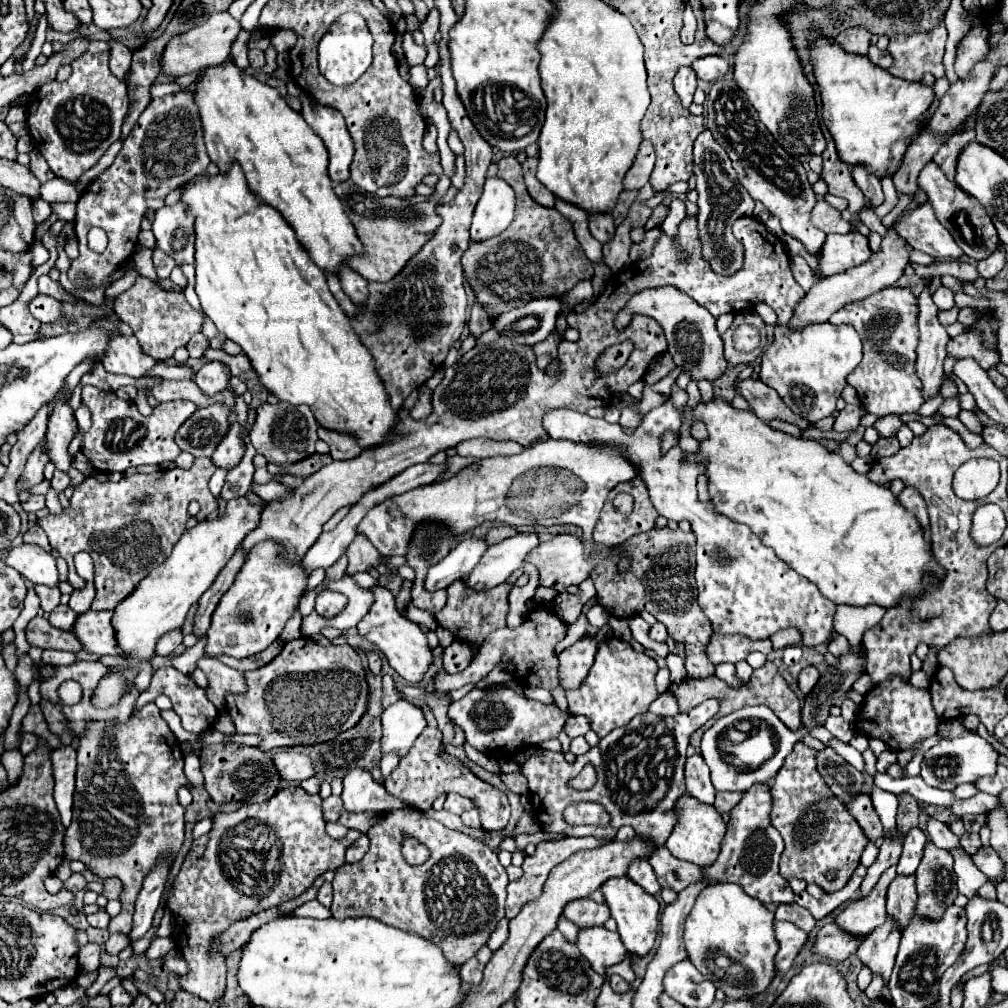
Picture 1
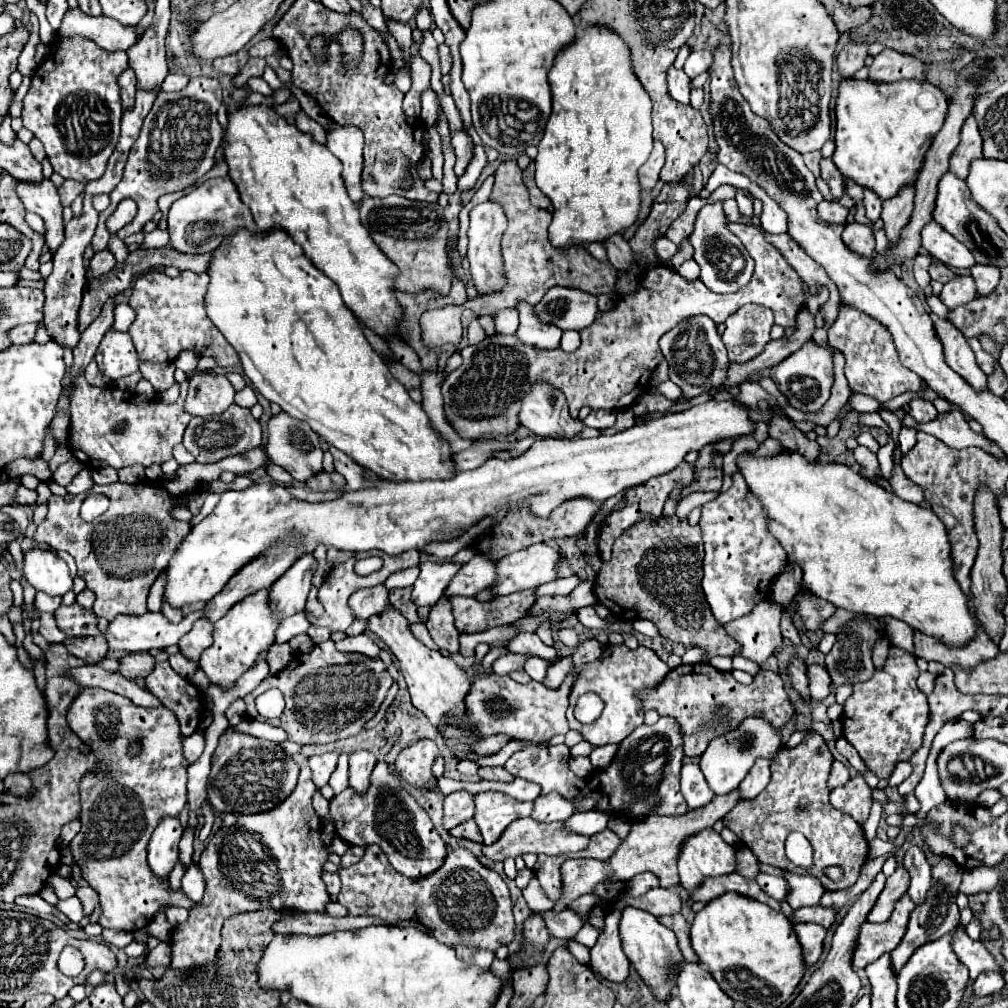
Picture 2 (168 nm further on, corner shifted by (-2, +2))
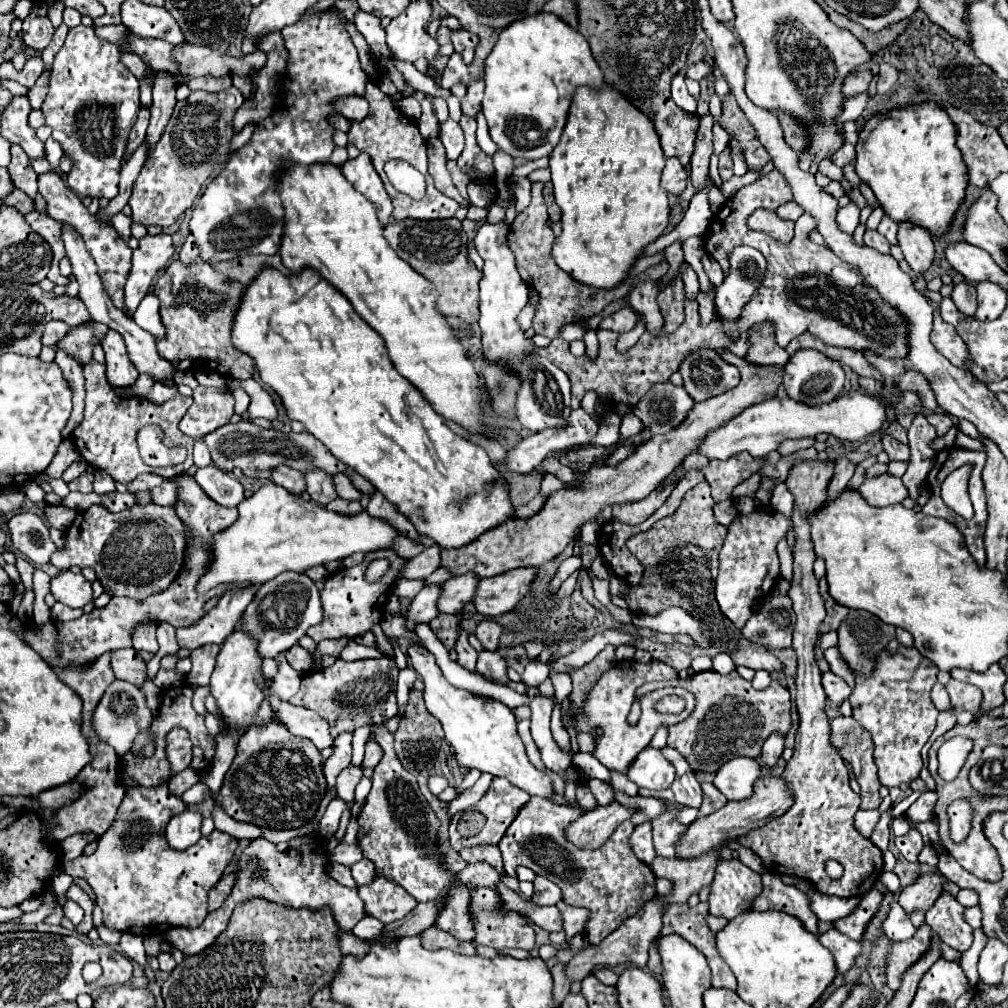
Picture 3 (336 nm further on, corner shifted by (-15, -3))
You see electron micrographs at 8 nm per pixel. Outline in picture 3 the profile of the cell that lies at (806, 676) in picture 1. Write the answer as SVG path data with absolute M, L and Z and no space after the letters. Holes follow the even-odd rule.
M825 672L823 674L823 688L825 688L825 694L831 702L835 704L841 704L843 700L849 698L851 694L851 688L847 686L847 682L839 676L835 676L833 672Z

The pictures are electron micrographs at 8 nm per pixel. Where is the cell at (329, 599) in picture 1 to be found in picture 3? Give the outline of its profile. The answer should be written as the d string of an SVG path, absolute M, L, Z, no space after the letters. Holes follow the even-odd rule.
M377 550L375 554L365 554L363 562L359 562L353 568L341 568L337 572L333 572L331 576L327 576L325 580L325 588L321 592L321 602L323 602L323 622L319 622L317 626L307 630L307 636L311 636L315 642L325 640L325 638L341 638L341 636L361 636L367 630L371 630L375 624L381 622L383 618L383 608L387 604L387 598L391 594L391 588L399 576L399 572L405 568L407 560L397 556L393 550ZM375 558L387 558L391 562L389 572L385 574L385 578L381 582L365 582L363 572L367 568L367 564Z

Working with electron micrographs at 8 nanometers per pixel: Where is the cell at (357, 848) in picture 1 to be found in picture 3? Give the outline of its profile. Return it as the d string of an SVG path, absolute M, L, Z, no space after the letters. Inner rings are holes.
M363 858L361 862L353 864L351 866L351 872L353 872L353 878L355 882L361 886L361 884L369 884L373 878L375 878L375 864L367 858Z

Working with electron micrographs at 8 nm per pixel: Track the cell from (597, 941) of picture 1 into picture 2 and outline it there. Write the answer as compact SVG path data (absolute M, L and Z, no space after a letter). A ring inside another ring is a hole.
M622 909L610 911L606 915L606 927L598 937L598 943L590 949L590 967L606 981L624 983L630 971L630 961L622 953L622 941L618 937L618 921L622 917Z

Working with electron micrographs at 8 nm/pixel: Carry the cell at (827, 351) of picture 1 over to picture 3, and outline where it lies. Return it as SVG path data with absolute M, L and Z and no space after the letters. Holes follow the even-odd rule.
M799 350L799 352L795 352L795 356L791 356L791 360L785 366L783 386L785 386L787 396L793 398L795 402L801 402L807 406L829 404L843 392L843 384L845 384L845 372L841 368L841 364L827 358L825 354L821 354L817 350Z

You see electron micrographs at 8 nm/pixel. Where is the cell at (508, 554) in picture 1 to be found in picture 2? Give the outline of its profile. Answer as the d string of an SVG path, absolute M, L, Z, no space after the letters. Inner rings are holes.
M476 555L468 563L464 563L462 569L452 577L444 595L446 597L454 597L454 595L474 597L478 591L490 587L494 577L496 577L494 561L490 561L488 557Z

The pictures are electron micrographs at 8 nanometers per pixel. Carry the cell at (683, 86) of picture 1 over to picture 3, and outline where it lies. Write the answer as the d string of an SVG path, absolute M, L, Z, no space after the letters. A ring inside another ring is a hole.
M677 74L677 76L673 78L673 82L671 82L671 96L673 96L673 100L675 100L675 104L677 104L679 108L683 108L685 112L695 114L695 110L697 110L697 100L687 92L685 82L683 82L683 74Z

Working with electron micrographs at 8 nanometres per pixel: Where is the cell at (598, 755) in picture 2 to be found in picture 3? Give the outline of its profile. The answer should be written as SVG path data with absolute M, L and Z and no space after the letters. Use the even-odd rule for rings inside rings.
M647 746L629 764L625 776L629 780L633 780L637 786L645 786L645 788L651 788L651 790L663 790L663 788L671 786L671 782L675 778L675 770L659 754L659 750Z

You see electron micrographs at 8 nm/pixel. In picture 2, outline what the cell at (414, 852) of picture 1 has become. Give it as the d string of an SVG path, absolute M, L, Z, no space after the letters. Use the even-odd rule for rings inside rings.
M384 759L376 763L370 775L370 789L366 793L354 793L354 789L342 791L330 801L330 813L334 815L334 827L342 841L358 847L376 843L386 853L390 865L412 881L428 877L434 869L440 869L446 859L448 847L436 833L430 815L402 787L400 777L390 771Z

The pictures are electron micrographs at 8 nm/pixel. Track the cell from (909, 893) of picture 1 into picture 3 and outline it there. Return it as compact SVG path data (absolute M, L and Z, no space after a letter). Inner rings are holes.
M925 922L917 928L913 938L889 942L885 978L887 978L887 986L891 990L899 988L899 974L903 974L903 970L907 970L907 966L911 966L913 962L919 960L919 956L929 948L929 942L931 942L931 928Z

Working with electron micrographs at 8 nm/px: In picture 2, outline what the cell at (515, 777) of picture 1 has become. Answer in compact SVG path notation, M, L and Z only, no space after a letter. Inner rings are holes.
M480 767L478 777L480 779L490 779L490 781L504 781L504 783L514 781L514 777L504 767Z

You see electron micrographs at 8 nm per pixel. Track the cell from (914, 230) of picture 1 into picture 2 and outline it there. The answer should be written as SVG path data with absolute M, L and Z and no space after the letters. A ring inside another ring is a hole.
M930 221L922 229L922 247L938 261L956 269L970 269L976 265L974 255L966 245L956 241L948 231L944 231L936 221Z

